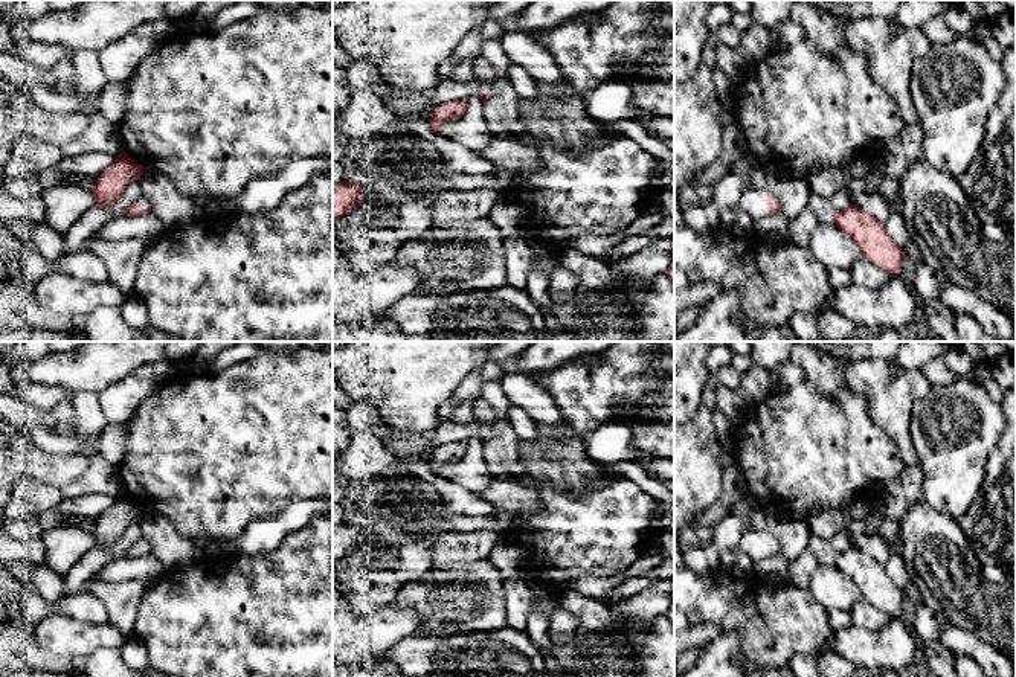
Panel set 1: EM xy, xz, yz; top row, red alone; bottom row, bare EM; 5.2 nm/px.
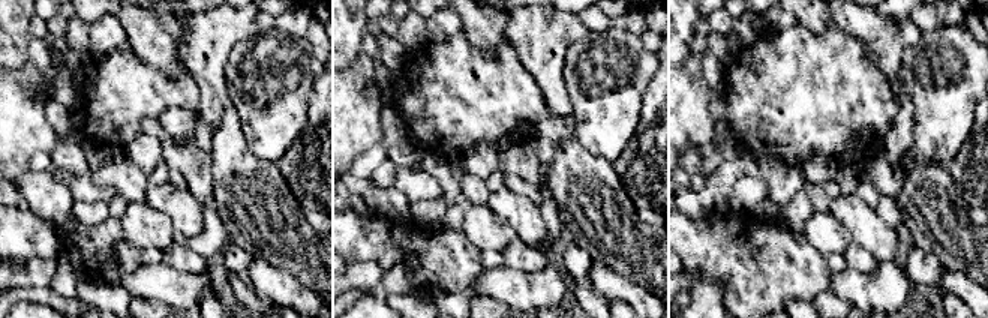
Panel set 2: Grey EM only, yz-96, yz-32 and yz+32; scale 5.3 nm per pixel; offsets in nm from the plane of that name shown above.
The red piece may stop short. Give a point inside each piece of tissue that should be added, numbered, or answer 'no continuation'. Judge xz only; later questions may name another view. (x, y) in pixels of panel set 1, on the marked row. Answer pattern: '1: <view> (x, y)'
1: xz (487, 77)

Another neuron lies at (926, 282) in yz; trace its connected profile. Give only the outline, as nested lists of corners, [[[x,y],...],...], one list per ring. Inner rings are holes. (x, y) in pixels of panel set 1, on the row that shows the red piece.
[[[918,261],[909,281],[909,285],[920,299],[920,303],[938,306],[943,282],[946,279],[947,278],[943,271],[937,271],[929,264]]]

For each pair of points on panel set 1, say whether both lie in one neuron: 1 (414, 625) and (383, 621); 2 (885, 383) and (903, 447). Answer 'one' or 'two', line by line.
1: one
2: one

